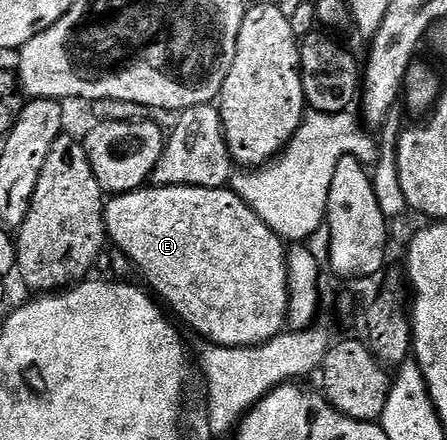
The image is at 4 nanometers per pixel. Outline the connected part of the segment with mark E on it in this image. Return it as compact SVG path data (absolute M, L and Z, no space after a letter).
M151 185L142 189L134 189L128 193L112 196L106 202L104 221L107 224L110 244L127 253L134 268L147 276L148 282L146 281L146 284L158 294L162 304L168 310L173 309L183 319L182 324L184 326L187 324L189 328L196 329L202 340L214 345L235 348L237 346L263 344L284 332L285 326L288 324L287 304L290 303L290 295L287 290L287 249L285 242L236 195L234 189L209 185Z

